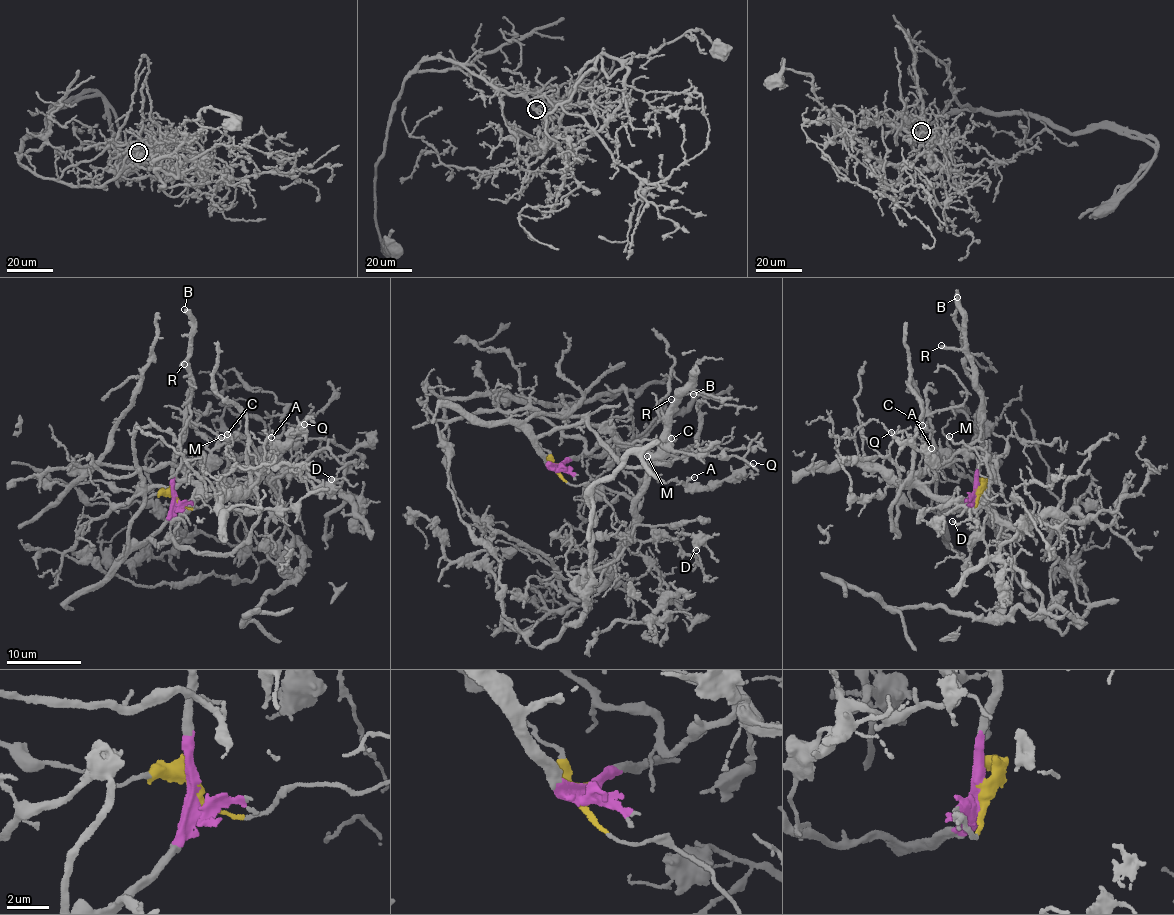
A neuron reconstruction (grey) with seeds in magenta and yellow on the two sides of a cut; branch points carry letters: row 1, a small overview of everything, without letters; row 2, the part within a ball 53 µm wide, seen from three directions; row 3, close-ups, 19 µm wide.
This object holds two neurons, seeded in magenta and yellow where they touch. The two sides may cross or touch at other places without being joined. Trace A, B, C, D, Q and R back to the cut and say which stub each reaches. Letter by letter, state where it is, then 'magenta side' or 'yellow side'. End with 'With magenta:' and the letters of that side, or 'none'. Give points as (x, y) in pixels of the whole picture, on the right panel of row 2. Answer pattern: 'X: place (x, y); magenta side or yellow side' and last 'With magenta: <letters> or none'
A: place (931, 448); yellow side
B: place (957, 297); magenta side
C: place (922, 425); yellow side
D: place (952, 521); yellow side
Q: place (891, 432); yellow side
R: place (941, 345); magenta side
With magenta: B, R

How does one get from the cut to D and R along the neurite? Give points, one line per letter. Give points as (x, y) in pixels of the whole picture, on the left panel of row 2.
D: (174, 499), (195, 509), (213, 496), (239, 498), (267, 475), (299, 467), (321, 449), (343, 466), (332, 479)
R: (174, 499), (175, 449), (184, 429), (186, 393), (191, 385), (187, 360), (181, 363), (184, 363)

